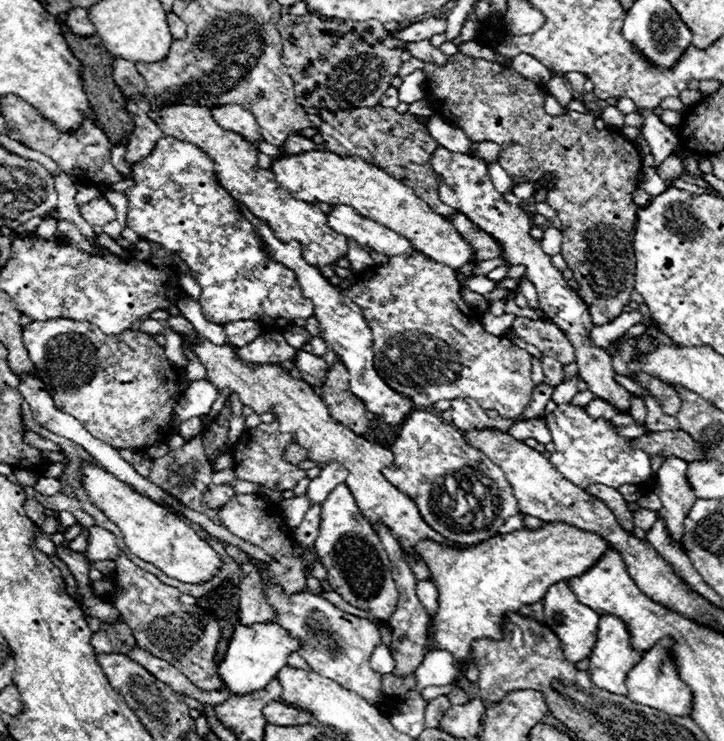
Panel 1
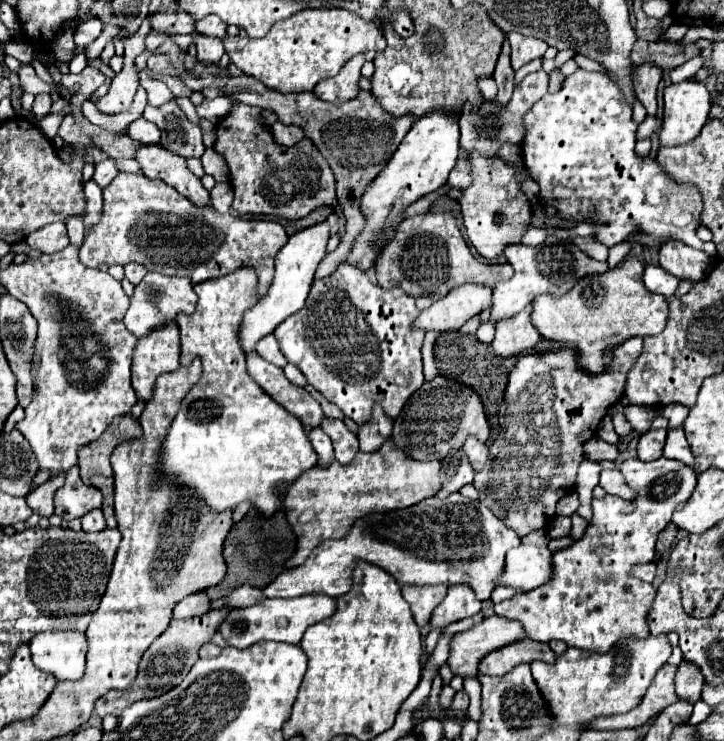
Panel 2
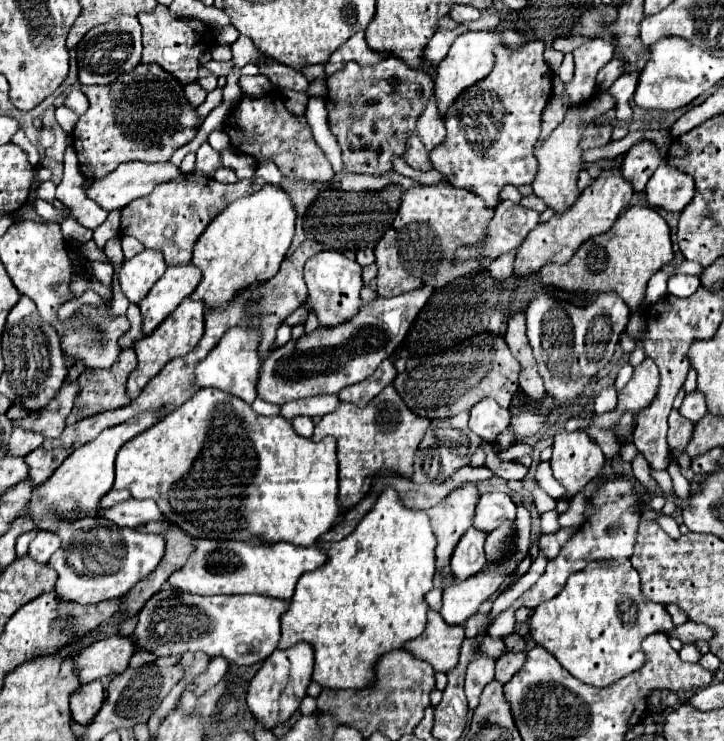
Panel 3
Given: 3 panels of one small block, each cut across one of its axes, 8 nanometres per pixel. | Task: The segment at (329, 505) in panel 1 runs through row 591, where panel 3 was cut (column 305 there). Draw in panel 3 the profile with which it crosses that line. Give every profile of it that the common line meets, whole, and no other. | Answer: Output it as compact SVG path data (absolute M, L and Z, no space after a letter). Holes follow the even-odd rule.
M424 286L392 298L378 296L360 306L358 314L350 320L330 328L318 326L314 332L274 348L266 358L262 358L256 384L258 398L272 404L286 404L290 400L318 394L340 394L346 386L366 380L404 340L414 316L428 302L430 294L432 288Z

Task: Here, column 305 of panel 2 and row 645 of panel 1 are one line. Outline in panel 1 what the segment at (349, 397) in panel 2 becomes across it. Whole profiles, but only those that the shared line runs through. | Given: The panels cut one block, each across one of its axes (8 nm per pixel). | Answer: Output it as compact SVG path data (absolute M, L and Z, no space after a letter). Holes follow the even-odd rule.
M268 586L266 596L270 604L278 610L278 616L272 618L270 622L278 622L302 644L306 644L300 656L312 666L316 674L322 674L338 682L340 686L354 690L374 706L380 706L386 700L386 696L378 694L382 686L382 676L370 668L370 654L374 646L380 644L380 630L376 628L376 624L372 624L366 618L346 614L328 600L308 592L300 592L284 598L280 596L280 588Z

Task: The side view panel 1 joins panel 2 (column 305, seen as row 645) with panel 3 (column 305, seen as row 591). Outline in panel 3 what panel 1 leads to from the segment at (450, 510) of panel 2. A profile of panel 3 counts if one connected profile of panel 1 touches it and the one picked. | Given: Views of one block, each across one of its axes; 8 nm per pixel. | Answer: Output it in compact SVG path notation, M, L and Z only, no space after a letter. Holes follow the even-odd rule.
M196 538L194 552L188 562L170 574L168 584L182 592L194 592L200 596L214 594L262 594L270 598L290 600L296 582L302 572L310 572L324 562L324 554L318 546L302 550L302 546L290 546L280 542L278 546L258 546L234 540L208 540Z

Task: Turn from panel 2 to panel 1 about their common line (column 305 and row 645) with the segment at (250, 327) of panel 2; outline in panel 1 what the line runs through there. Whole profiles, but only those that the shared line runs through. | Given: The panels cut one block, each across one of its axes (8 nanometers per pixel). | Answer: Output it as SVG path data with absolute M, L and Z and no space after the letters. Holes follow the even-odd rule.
M262 622L252 626L236 626L228 652L218 666L218 672L232 694L246 694L264 688L286 666L286 658L298 650L300 642L292 638L280 624Z

